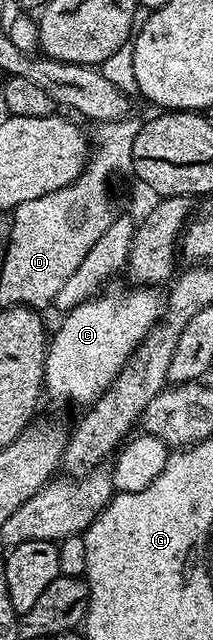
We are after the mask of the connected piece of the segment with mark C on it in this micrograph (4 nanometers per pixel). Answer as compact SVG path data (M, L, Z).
M108 283L103 291L66 313L48 341L44 389L55 400L89 406L110 387L149 330L162 319L166 297L156 287Z

